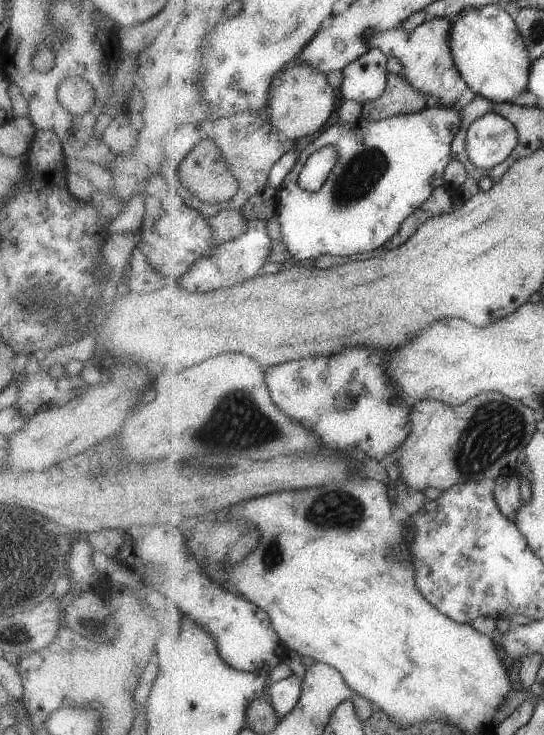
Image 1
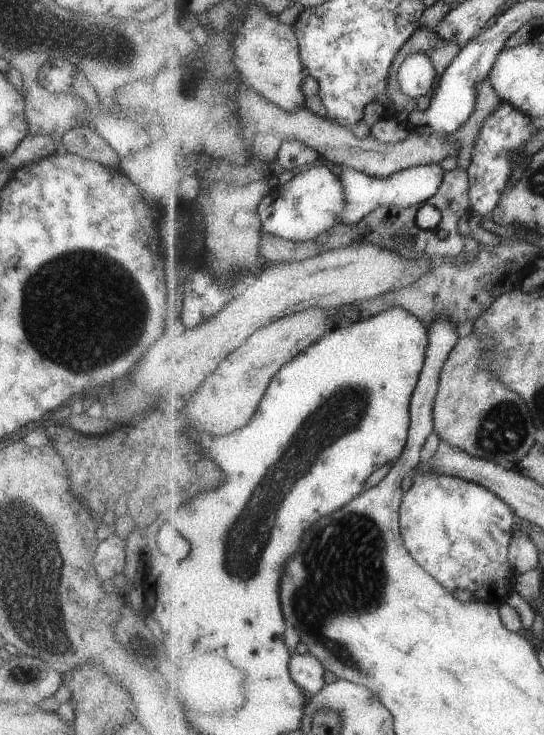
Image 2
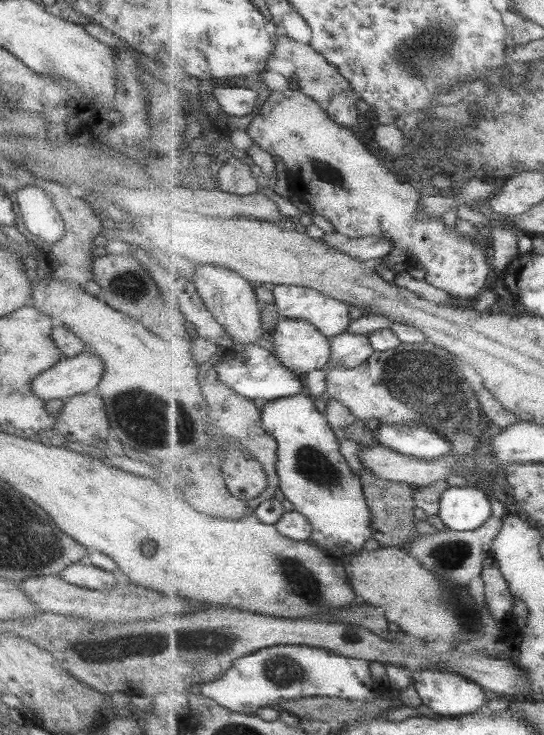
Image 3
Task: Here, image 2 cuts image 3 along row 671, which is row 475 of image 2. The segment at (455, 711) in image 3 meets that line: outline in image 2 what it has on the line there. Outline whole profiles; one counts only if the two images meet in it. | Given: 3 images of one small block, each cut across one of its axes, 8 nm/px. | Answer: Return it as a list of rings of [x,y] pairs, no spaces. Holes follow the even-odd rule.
[[[415,469],[412,482],[400,510],[407,550],[414,555],[419,566],[437,578],[447,591],[466,590],[478,600],[501,606],[513,593],[513,579],[517,575],[510,559],[510,546],[515,534],[514,510],[487,487],[451,474],[439,474],[437,470],[423,470],[421,474]]]

